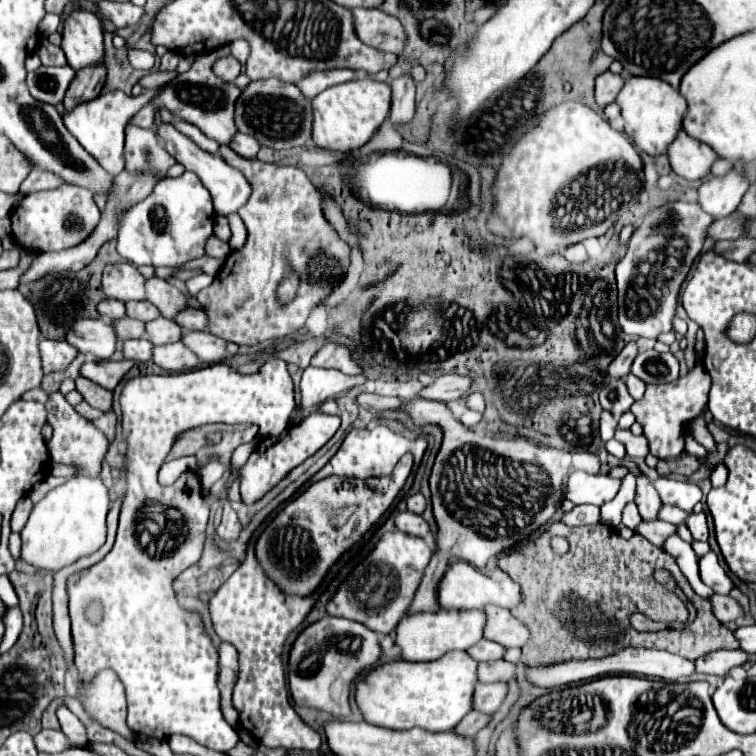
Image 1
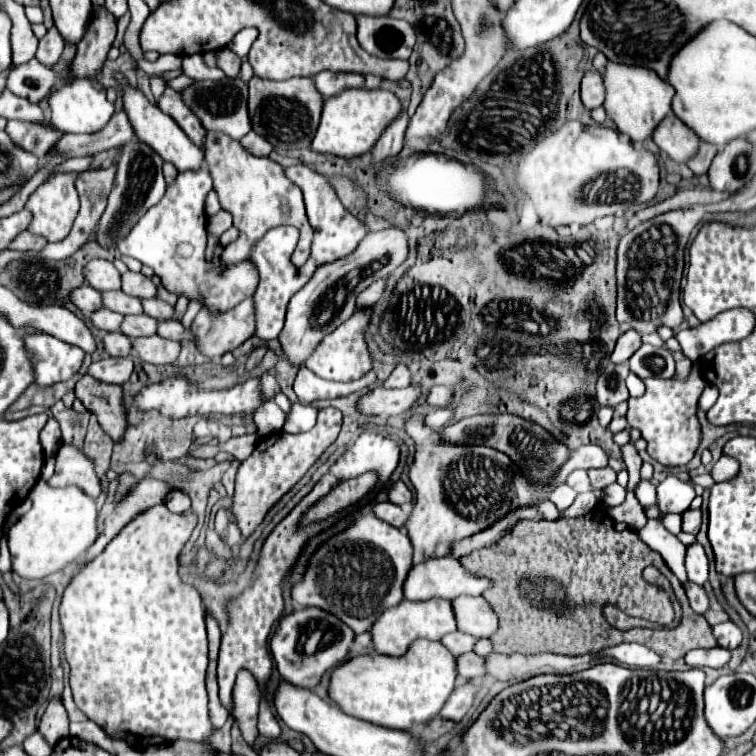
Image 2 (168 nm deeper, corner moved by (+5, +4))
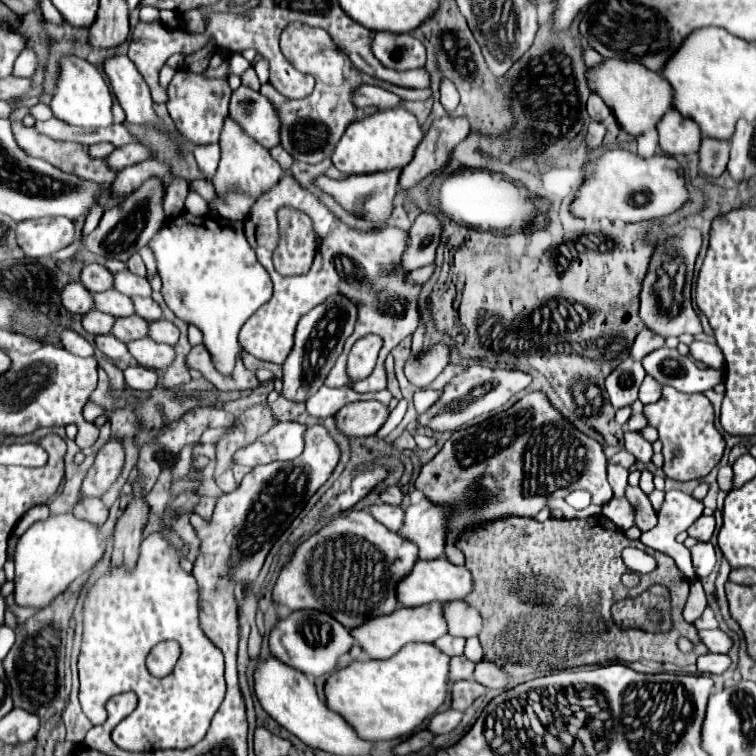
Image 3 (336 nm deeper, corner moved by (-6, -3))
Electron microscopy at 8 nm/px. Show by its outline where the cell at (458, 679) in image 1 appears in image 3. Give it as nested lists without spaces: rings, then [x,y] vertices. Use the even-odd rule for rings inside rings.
[[[407,644],[399,654],[387,660],[367,660],[367,662],[351,662],[347,668],[337,670],[329,676],[325,684],[327,706],[339,712],[351,726],[355,726],[357,734],[363,740],[379,742],[411,736],[415,730],[423,726],[431,716],[439,712],[439,708],[449,698],[449,656],[439,652],[433,644]]]

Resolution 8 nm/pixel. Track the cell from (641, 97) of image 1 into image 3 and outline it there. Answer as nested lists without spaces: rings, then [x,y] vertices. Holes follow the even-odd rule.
[[[605,60],[601,66],[587,70],[587,82],[589,88],[607,102],[621,128],[631,136],[639,136],[645,134],[647,130],[655,130],[659,120],[673,106],[671,84],[659,72],[651,72],[649,68],[643,68],[643,64],[637,62]]]

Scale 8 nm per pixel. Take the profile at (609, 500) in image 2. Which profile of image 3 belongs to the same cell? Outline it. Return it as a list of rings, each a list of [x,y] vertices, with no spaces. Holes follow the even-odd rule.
[[[609,466],[607,472],[609,472],[609,484],[611,484],[613,492],[615,492],[615,498],[625,498],[625,488],[629,486],[627,484],[629,470],[625,470],[621,466]]]

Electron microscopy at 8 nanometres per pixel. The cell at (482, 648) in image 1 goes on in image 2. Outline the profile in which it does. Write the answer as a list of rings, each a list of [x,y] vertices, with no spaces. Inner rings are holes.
[[[452,631],[452,633],[444,635],[444,637],[440,639],[440,643],[442,643],[442,645],[444,645],[444,647],[454,655],[454,657],[458,657],[458,655],[462,655],[462,653],[472,651],[476,639],[474,639],[472,635],[466,635],[466,633]]]

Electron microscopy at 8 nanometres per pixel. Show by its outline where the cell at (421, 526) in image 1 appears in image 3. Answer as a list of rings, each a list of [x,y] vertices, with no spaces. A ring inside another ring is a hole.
[[[375,504],[375,506],[369,506],[369,512],[371,512],[371,516],[375,516],[377,522],[387,526],[389,530],[399,532],[399,528],[403,526],[403,510],[399,506]]]

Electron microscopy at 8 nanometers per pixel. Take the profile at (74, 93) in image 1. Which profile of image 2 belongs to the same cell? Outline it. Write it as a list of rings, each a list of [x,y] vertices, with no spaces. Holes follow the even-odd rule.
[[[104,7],[94,9],[90,25],[76,45],[72,77],[96,77],[116,37],[116,17]]]

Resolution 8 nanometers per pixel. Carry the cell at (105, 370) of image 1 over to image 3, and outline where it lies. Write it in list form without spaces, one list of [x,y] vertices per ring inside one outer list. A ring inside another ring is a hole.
[[[139,364],[125,368],[123,376],[125,376],[127,386],[133,390],[139,390],[139,392],[147,392],[157,384],[157,372],[151,368],[139,366]]]

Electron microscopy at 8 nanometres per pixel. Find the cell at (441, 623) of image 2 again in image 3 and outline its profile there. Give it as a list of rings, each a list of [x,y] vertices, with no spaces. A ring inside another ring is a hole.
[[[425,604],[419,608],[407,608],[399,606],[395,612],[387,616],[379,616],[371,620],[369,624],[363,624],[361,628],[351,630],[351,636],[359,646],[377,660],[395,656],[405,644],[411,642],[435,642],[437,638],[447,634],[447,620],[443,620],[443,604]]]

